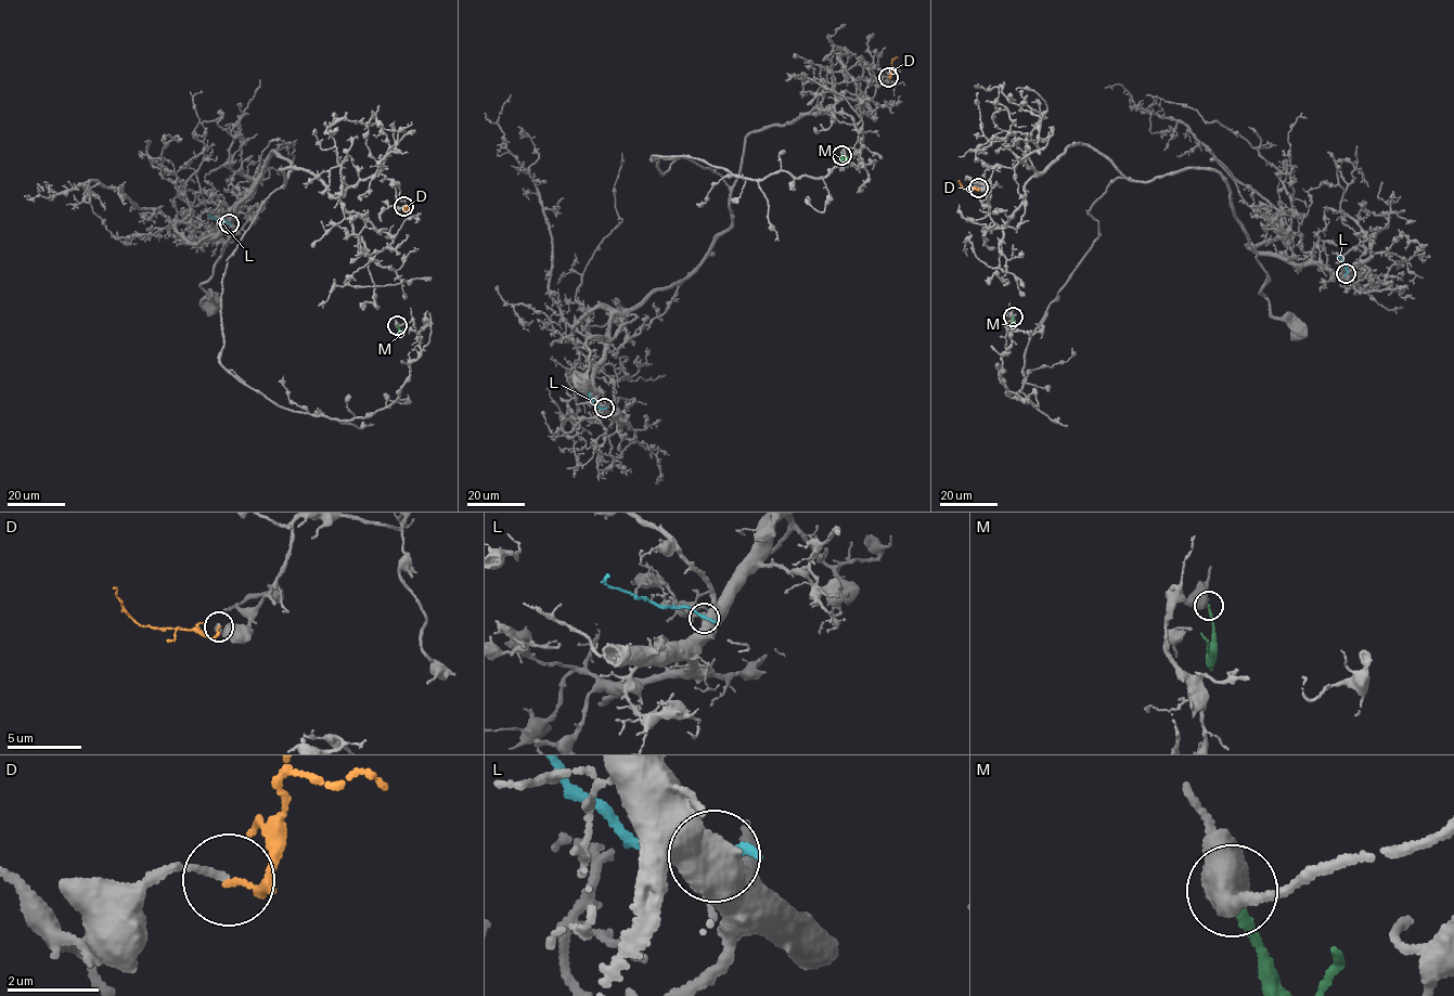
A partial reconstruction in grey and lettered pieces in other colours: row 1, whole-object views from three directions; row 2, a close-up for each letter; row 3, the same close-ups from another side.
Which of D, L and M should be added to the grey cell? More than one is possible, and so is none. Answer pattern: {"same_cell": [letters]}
{"same_cell": []}

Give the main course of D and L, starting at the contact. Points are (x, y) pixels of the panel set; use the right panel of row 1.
D: (979, 188), (963, 188), (959, 180)
L: (1346, 273), (1346, 268), (1337, 257)

